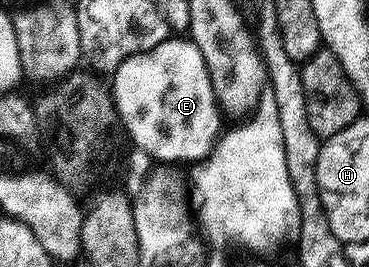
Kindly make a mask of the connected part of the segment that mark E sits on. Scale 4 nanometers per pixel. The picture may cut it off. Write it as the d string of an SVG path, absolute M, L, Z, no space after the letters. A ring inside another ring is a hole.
M171 38L147 52L136 52L114 69L112 79L114 106L118 109L121 127L126 127L136 147L156 156L160 162L172 162L178 156L182 160L202 160L210 155L219 139L223 117L214 98L206 63L193 40Z

